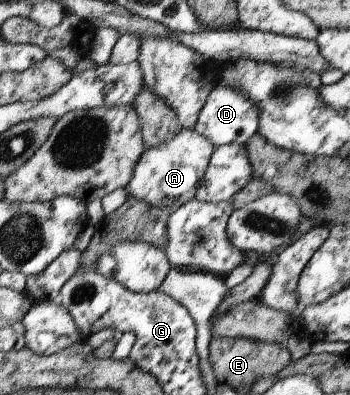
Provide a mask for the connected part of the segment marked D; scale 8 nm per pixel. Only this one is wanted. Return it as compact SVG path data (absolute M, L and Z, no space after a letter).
M218 83L208 95L193 130L209 139L215 147L230 143L243 145L252 135L258 133L259 117L259 106L254 105L242 91L232 89L232 87L222 87Z

